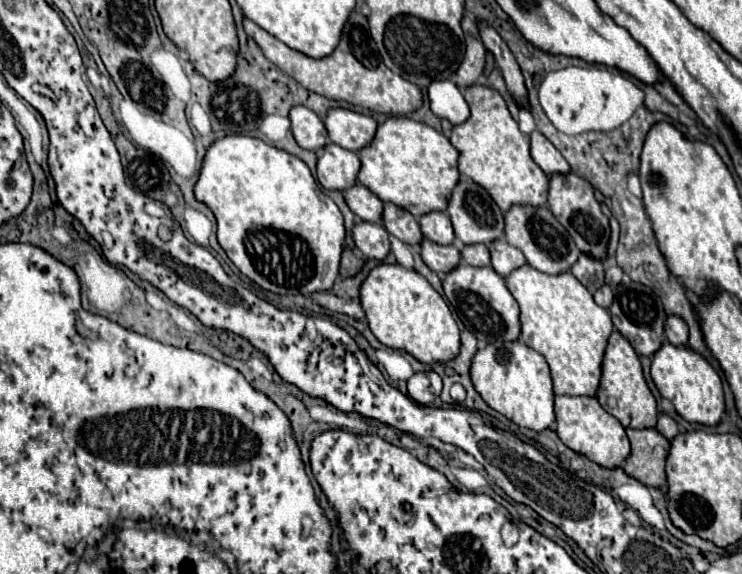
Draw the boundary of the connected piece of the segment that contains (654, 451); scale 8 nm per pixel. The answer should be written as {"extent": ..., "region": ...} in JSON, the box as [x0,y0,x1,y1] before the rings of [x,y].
{"extent":[622,428,670,488],"region":[[[644,428],[644,430],[626,430],[632,454],[622,466],[624,472],[638,482],[654,488],[666,486],[666,456],[670,450],[670,442],[656,430],[656,428]]]}

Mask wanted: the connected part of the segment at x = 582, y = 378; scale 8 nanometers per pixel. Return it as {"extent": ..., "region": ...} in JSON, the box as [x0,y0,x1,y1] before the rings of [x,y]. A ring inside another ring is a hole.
{"extent":[506,264,614,396],"region":[[[526,264],[514,270],[506,278],[506,284],[520,304],[520,340],[546,358],[554,392],[566,396],[596,396],[602,376],[602,356],[614,332],[608,310],[600,308],[592,294],[570,272],[552,276]]]}

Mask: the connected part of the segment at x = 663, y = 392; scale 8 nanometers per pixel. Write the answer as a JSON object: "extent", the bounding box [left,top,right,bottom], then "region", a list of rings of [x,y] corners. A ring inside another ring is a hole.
{"extent":[650,342,724,426],"region":[[[664,342],[662,348],[654,354],[650,374],[662,398],[674,396],[672,404],[684,420],[704,424],[704,426],[716,426],[720,422],[720,416],[724,414],[722,382],[716,370],[698,352],[686,346],[676,348],[670,342]]]}

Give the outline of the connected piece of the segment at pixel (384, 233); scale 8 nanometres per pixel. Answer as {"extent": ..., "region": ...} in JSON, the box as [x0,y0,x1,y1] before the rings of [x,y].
{"extent":[352,222,390,260],"region":[[[358,222],[352,230],[352,238],[356,248],[374,260],[384,260],[390,252],[390,234],[382,224]]]}

